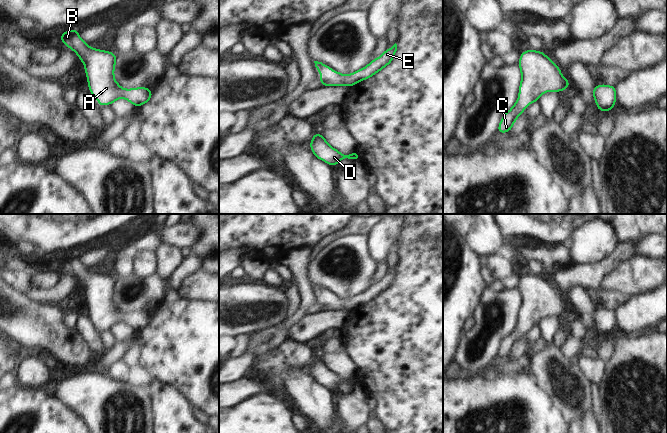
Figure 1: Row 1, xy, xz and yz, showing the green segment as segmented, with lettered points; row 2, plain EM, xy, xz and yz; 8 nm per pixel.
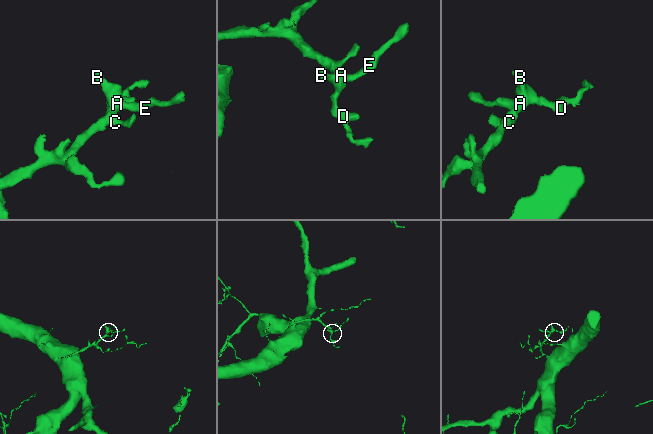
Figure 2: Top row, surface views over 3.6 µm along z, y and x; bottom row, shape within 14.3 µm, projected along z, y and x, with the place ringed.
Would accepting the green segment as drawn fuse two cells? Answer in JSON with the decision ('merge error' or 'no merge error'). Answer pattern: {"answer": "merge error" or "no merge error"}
{"answer": "no merge error"}

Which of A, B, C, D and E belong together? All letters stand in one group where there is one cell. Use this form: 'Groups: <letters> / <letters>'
Groups: A B C D E

